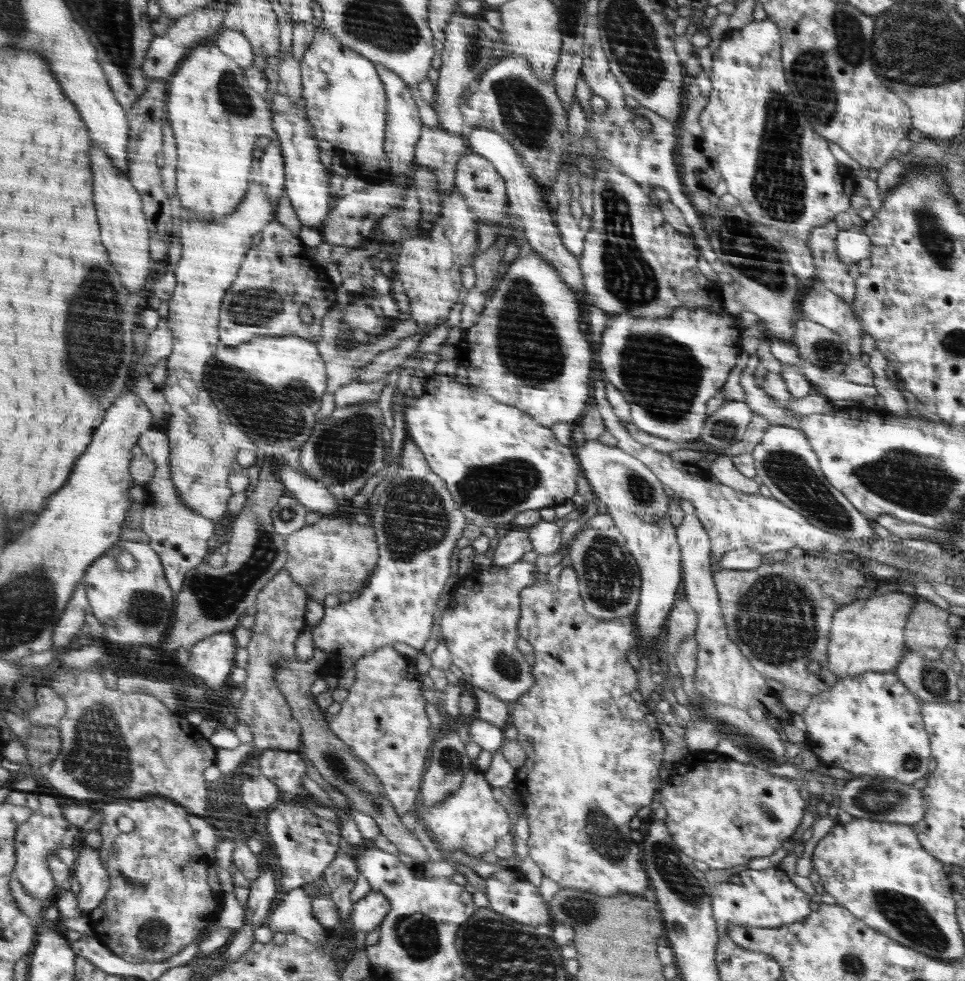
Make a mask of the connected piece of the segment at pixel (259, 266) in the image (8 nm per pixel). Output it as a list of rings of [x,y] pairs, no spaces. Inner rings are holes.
[[[276,220],[270,221],[264,228],[262,240],[258,245],[252,245],[244,257],[242,268],[232,284],[232,290],[228,290],[228,298],[224,299],[224,318],[219,318],[220,344],[228,347],[243,345],[244,342],[260,337],[288,336],[294,334],[304,339],[312,339],[319,342],[323,337],[322,324],[324,315],[337,304],[338,287],[330,282],[326,272],[322,274],[322,268],[316,266],[316,282],[314,282],[314,266],[304,258],[304,250],[300,240],[288,230],[283,223]],[[302,306],[308,306],[312,310],[313,320],[305,324],[298,313]]]

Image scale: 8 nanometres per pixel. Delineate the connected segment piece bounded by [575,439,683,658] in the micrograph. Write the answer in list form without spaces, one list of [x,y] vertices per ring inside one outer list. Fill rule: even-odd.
[[[598,439],[588,440],[576,449],[580,466],[588,479],[595,496],[607,506],[614,527],[627,535],[628,550],[643,570],[643,590],[640,606],[636,610],[636,626],[640,631],[642,653],[650,658],[656,656],[656,650],[647,650],[654,644],[654,638],[662,632],[664,618],[672,610],[672,600],[682,582],[683,566],[680,566],[680,551],[674,534],[674,524],[668,518],[670,500],[660,484],[658,476],[637,458],[624,452],[617,446],[602,444]]]

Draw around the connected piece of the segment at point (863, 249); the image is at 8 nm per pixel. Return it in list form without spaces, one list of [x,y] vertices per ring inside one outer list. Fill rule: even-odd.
[[[854,227],[838,231],[836,239],[837,257],[846,265],[858,263],[862,258],[869,258],[871,244],[865,228]]]

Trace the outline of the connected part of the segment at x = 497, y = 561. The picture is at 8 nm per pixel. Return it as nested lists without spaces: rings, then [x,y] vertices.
[[[526,529],[509,530],[508,534],[502,537],[494,550],[491,550],[490,557],[493,566],[507,567],[522,559],[526,552],[532,550],[529,534]]]

